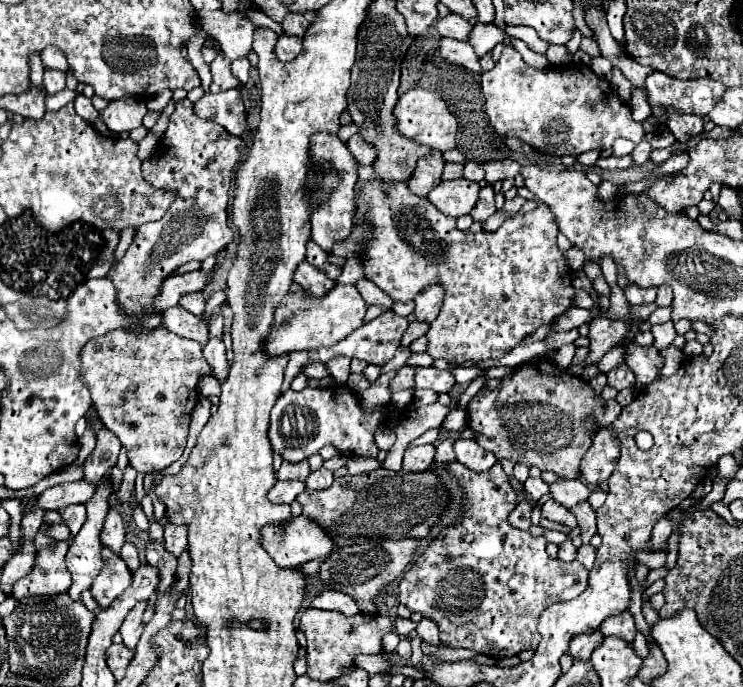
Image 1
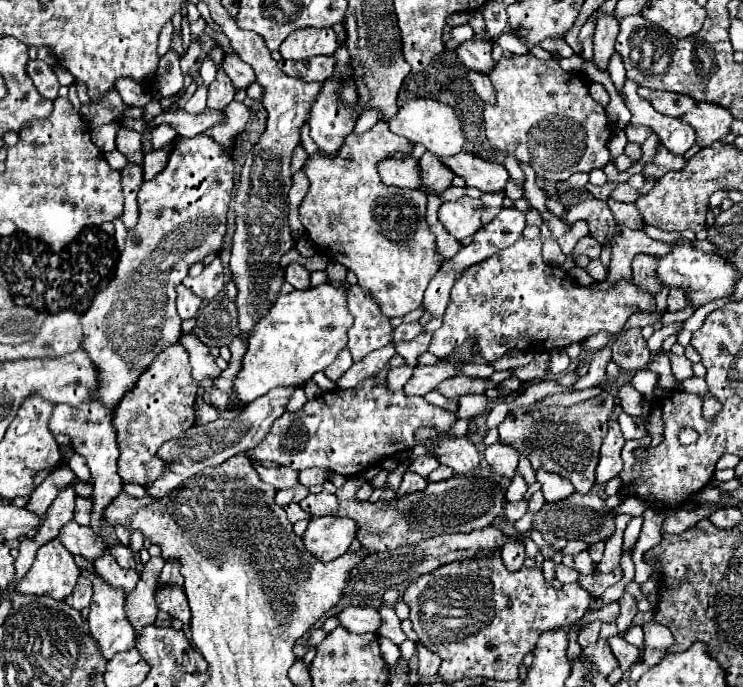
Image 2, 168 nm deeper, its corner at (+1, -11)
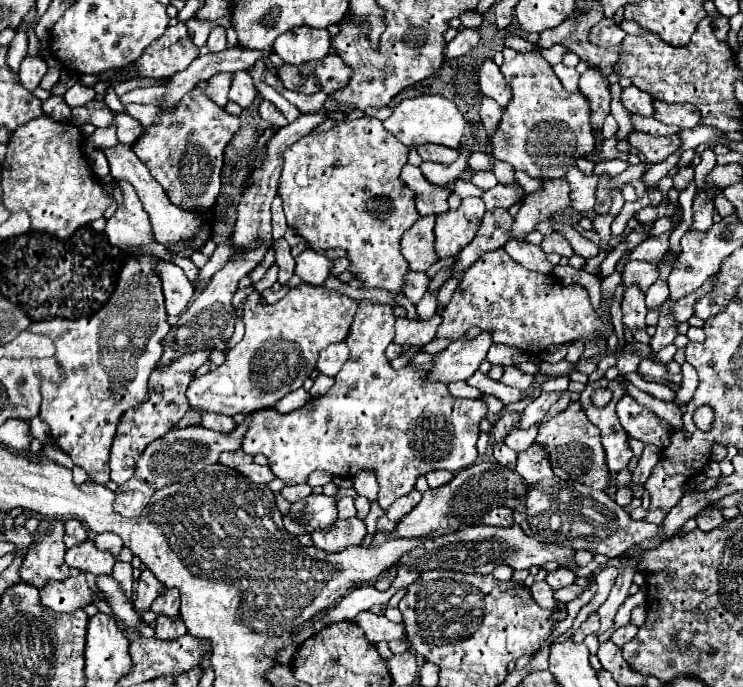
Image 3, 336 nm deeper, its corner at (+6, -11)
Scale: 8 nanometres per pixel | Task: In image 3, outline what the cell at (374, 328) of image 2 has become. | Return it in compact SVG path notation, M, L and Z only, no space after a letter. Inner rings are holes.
M358 301L358 311L346 339L346 345L350 347L350 359L334 377L336 383L330 387L330 391L322 397L310 399L302 409L296 409L288 415L278 415L274 409L256 411L244 435L242 449L248 455L266 455L270 461L270 469L276 477L284 479L286 485L306 483L312 471L352 477L360 469L372 469L378 475L380 487L377 501L384 509L388 509L394 499L398 499L398 495L406 495L408 491L412 491L418 475L434 469L448 469L456 473L472 465L478 457L478 423L486 415L484 401L458 399L450 395L444 383L420 383L420 379L424 377L422 369L416 371L406 367L394 371L384 355L384 349L394 339L394 321L396 317L392 313L392 307L372 301Z

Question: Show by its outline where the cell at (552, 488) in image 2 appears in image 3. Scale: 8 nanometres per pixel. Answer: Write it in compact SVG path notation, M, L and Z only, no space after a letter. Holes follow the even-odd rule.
M530 445L528 451L518 453L516 473L524 479L524 483L528 487L538 485L542 479L554 477L550 461L548 461L548 455L540 447L536 447L536 445Z

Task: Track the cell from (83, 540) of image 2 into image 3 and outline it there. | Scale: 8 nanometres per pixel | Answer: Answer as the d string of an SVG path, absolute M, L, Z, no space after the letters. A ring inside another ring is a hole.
M90 539L66 549L66 563L84 573L112 573L116 559L108 551L100 551Z

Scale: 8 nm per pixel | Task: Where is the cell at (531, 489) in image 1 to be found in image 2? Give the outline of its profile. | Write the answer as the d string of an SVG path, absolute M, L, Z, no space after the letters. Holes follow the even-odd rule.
M521 499L521 501L517 501L517 503L507 503L507 505L505 505L505 509L503 509L503 519L505 519L507 523L515 523L515 521L521 519L525 513L527 513L527 501Z

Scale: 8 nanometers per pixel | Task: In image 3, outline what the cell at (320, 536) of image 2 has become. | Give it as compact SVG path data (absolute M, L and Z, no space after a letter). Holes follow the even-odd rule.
M358 517L352 519L338 519L332 527L312 531L312 543L314 547L326 551L326 553L338 553L350 545L360 545L360 541L366 537L366 525Z

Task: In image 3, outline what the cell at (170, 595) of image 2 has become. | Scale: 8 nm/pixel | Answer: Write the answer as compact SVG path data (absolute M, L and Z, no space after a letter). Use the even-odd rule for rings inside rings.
M158 615L156 619L156 637L160 639L176 639L186 633L186 625L180 617L166 617Z

